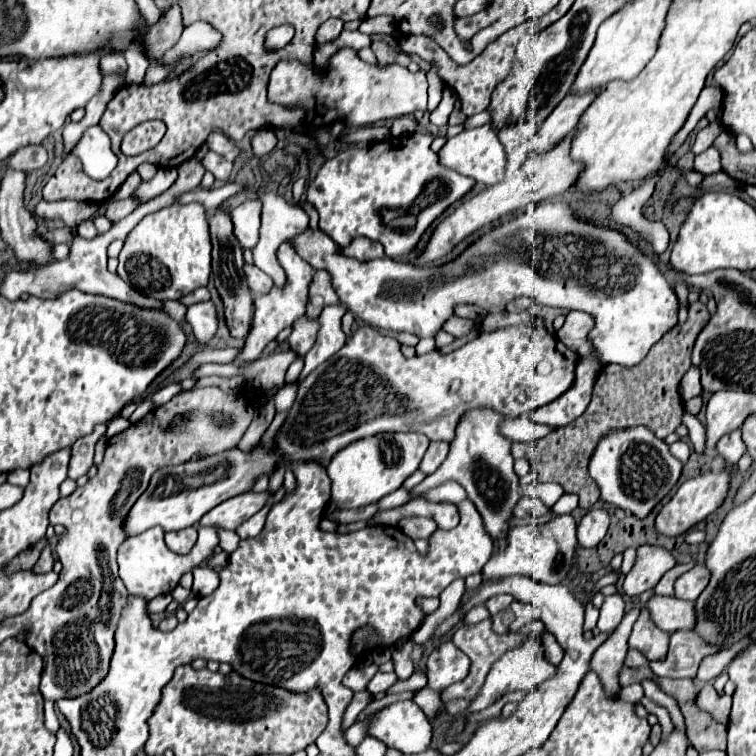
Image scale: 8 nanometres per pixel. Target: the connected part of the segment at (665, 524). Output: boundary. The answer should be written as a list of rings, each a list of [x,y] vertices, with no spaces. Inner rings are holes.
[[[707,472],[707,474],[699,474],[695,478],[689,478],[687,482],[683,482],[677,488],[673,498],[659,510],[659,514],[655,518],[655,532],[661,536],[685,534],[691,526],[699,524],[703,518],[707,518],[711,512],[715,512],[723,504],[727,488],[729,488],[729,476],[725,472]]]

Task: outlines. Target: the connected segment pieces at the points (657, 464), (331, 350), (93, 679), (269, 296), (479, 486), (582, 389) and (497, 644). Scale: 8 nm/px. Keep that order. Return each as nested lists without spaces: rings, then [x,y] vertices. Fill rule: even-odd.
[[[645,426],[609,430],[599,440],[589,462],[589,474],[601,490],[601,500],[629,510],[639,518],[645,518],[653,506],[675,486],[681,468],[683,464],[669,454],[667,444],[655,438],[655,434],[651,434],[651,430]]]
[[[325,306],[319,320],[321,320],[321,330],[315,346],[305,354],[305,368],[299,376],[307,378],[319,364],[323,364],[327,358],[331,358],[343,344],[345,344],[345,334],[341,330],[341,316],[347,312],[343,306]]]
[[[197,388],[197,390],[189,390],[189,392],[183,392],[183,394],[177,394],[177,396],[173,396],[167,404],[163,404],[163,406],[159,406],[159,408],[151,410],[143,420],[139,420],[139,422],[131,424],[125,432],[115,434],[115,436],[107,442],[105,458],[103,458],[103,462],[101,462],[101,466],[99,466],[99,470],[97,470],[95,478],[91,478],[85,486],[77,488],[73,494],[69,494],[69,496],[65,496],[65,498],[59,498],[59,500],[55,502],[55,506],[53,506],[53,508],[51,508],[51,512],[49,512],[49,520],[51,520],[51,524],[63,524],[63,526],[67,528],[65,536],[63,536],[63,538],[59,540],[59,544],[53,548],[55,556],[57,556],[57,558],[61,560],[61,564],[63,564],[63,570],[61,570],[59,580],[57,580],[57,584],[55,584],[55,586],[51,586],[47,592],[43,592],[41,596],[37,596],[37,598],[31,602],[31,606],[27,608],[27,612],[23,612],[23,614],[15,616],[15,624],[23,624],[23,632],[25,632],[25,638],[27,638],[29,648],[45,648],[45,666],[43,666],[43,678],[41,678],[41,694],[45,696],[45,700],[53,700],[53,702],[57,702],[59,698],[77,698],[77,696],[83,696],[83,694],[91,692],[91,690],[93,690],[93,688],[95,688],[95,686],[97,686],[97,684],[107,676],[107,670],[109,670],[109,664],[111,664],[111,654],[113,654],[113,650],[115,650],[115,646],[113,646],[113,644],[115,644],[115,626],[117,626],[117,622],[119,622],[119,618],[121,618],[121,612],[123,612],[123,606],[127,604],[127,598],[129,598],[127,588],[123,586],[123,582],[121,582],[121,578],[119,578],[119,574],[117,574],[117,548],[119,548],[119,542],[123,542],[123,540],[127,538],[127,536],[125,536],[125,532],[121,530],[121,524],[123,524],[123,520],[125,520],[125,516],[127,516],[127,512],[129,512],[129,508],[135,504],[137,496],[147,488],[147,484],[149,484],[151,476],[153,476],[157,470],[165,468],[165,466],[183,464],[183,462],[191,460],[195,454],[199,454],[199,456],[205,456],[205,452],[209,452],[209,454],[219,454],[219,452],[223,452],[223,450],[235,448],[235,446],[239,444],[241,436],[245,434],[245,430],[249,428],[251,420],[253,420],[253,406],[251,406],[243,396],[237,396],[237,394],[233,394],[233,396],[231,396],[231,394],[225,394],[221,388]],[[183,412],[191,412],[191,414],[193,414],[191,422],[187,422],[187,424],[183,424],[183,426],[171,426],[171,424],[173,424],[173,416],[175,416],[175,414],[183,414]],[[211,412],[229,412],[229,414],[233,416],[233,422],[231,422],[229,426],[217,426],[217,424],[213,422],[213,418],[211,418]],[[103,580],[105,580],[105,598],[107,598],[107,600],[105,600],[105,604],[101,606]]]
[[[287,240],[279,246],[277,260],[287,274],[287,282],[281,288],[273,286],[271,292],[255,296],[255,312],[253,312],[251,330],[247,334],[245,348],[237,358],[241,362],[243,360],[255,360],[261,354],[261,350],[267,346],[267,342],[271,342],[281,330],[289,328],[299,316],[305,314],[305,306],[307,306],[307,298],[309,298],[309,284],[311,284],[317,270],[309,262],[303,262],[303,258],[299,258],[299,254],[295,254],[295,246],[291,246],[291,240]]]
[[[471,410],[463,422],[459,422],[455,430],[455,438],[451,442],[451,450],[447,460],[421,484],[417,484],[411,494],[421,494],[423,490],[429,490],[431,486],[439,486],[447,480],[459,482],[469,500],[477,506],[479,514],[483,516],[485,530],[499,538],[507,532],[507,520],[511,518],[511,510],[519,500],[517,488],[517,474],[513,472],[513,456],[511,456],[511,440],[503,434],[499,434],[499,426],[503,422],[503,414],[495,414],[495,410]]]
[[[581,358],[577,364],[577,374],[575,374],[575,382],[571,390],[567,390],[567,394],[563,394],[563,398],[559,398],[557,402],[549,402],[547,406],[533,410],[529,418],[539,424],[547,420],[543,424],[551,424],[557,428],[567,426],[569,422],[579,418],[591,400],[591,392],[593,392],[599,370],[601,370],[599,362],[591,358]]]
[[[483,620],[479,624],[471,624],[471,626],[461,626],[453,632],[451,640],[455,642],[455,646],[459,646],[459,650],[463,650],[469,658],[471,658],[471,670],[467,674],[467,678],[463,682],[457,682],[457,684],[451,684],[447,690],[441,692],[441,702],[447,704],[451,700],[457,700],[457,698],[467,698],[467,700],[473,700],[477,698],[479,690],[483,688],[483,682],[493,666],[493,662],[497,662],[507,650],[513,650],[513,648],[519,648],[523,646],[523,642],[531,640],[527,634],[517,634],[517,632],[511,632],[511,634],[495,634],[495,630],[491,630],[491,620]]]

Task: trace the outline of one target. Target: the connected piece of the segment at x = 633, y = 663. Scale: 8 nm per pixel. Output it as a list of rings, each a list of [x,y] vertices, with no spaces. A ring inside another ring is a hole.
[[[629,650],[627,658],[625,658],[625,666],[629,668],[639,668],[639,666],[649,666],[649,660],[643,658],[637,650]]]

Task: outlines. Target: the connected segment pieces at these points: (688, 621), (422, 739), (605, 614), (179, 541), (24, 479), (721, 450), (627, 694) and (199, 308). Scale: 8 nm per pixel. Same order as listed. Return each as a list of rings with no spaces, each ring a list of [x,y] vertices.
[[[651,596],[645,606],[651,614],[651,620],[655,626],[659,626],[665,632],[675,630],[691,630],[695,624],[695,612],[693,602],[679,600],[675,596]]]
[[[403,700],[383,708],[371,722],[369,734],[383,740],[389,748],[415,754],[429,748],[431,724],[413,700]]]
[[[615,592],[611,596],[605,596],[605,602],[601,606],[601,616],[599,616],[599,622],[597,622],[597,628],[603,632],[603,634],[611,634],[621,618],[625,614],[625,600],[623,600],[623,594],[621,592]]]
[[[195,526],[179,530],[179,532],[167,532],[165,534],[165,544],[177,554],[187,554],[193,548],[195,540],[197,540],[197,528]]]
[[[16,469],[8,473],[7,482],[25,488],[29,482],[30,471],[28,469]]]
[[[733,430],[731,434],[723,436],[719,442],[717,442],[717,456],[721,456],[725,462],[729,464],[737,464],[737,460],[743,456],[745,452],[745,444],[741,440],[741,432],[739,430]]]
[[[631,684],[627,688],[621,688],[619,692],[619,698],[631,702],[631,704],[637,704],[641,698],[643,698],[643,686],[641,684]]]
[[[209,300],[209,302],[199,302],[199,304],[189,306],[187,308],[187,322],[193,328],[197,344],[207,346],[219,328],[219,316],[217,316],[215,304]]]

